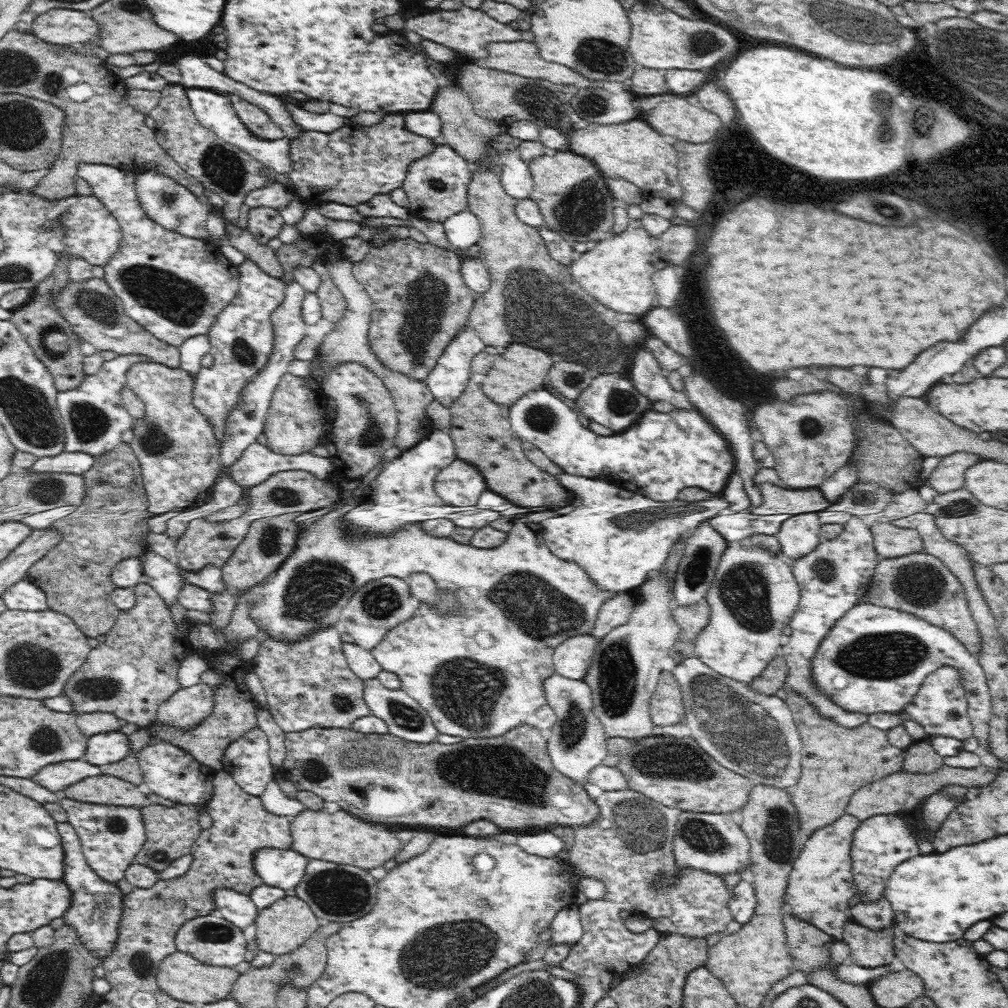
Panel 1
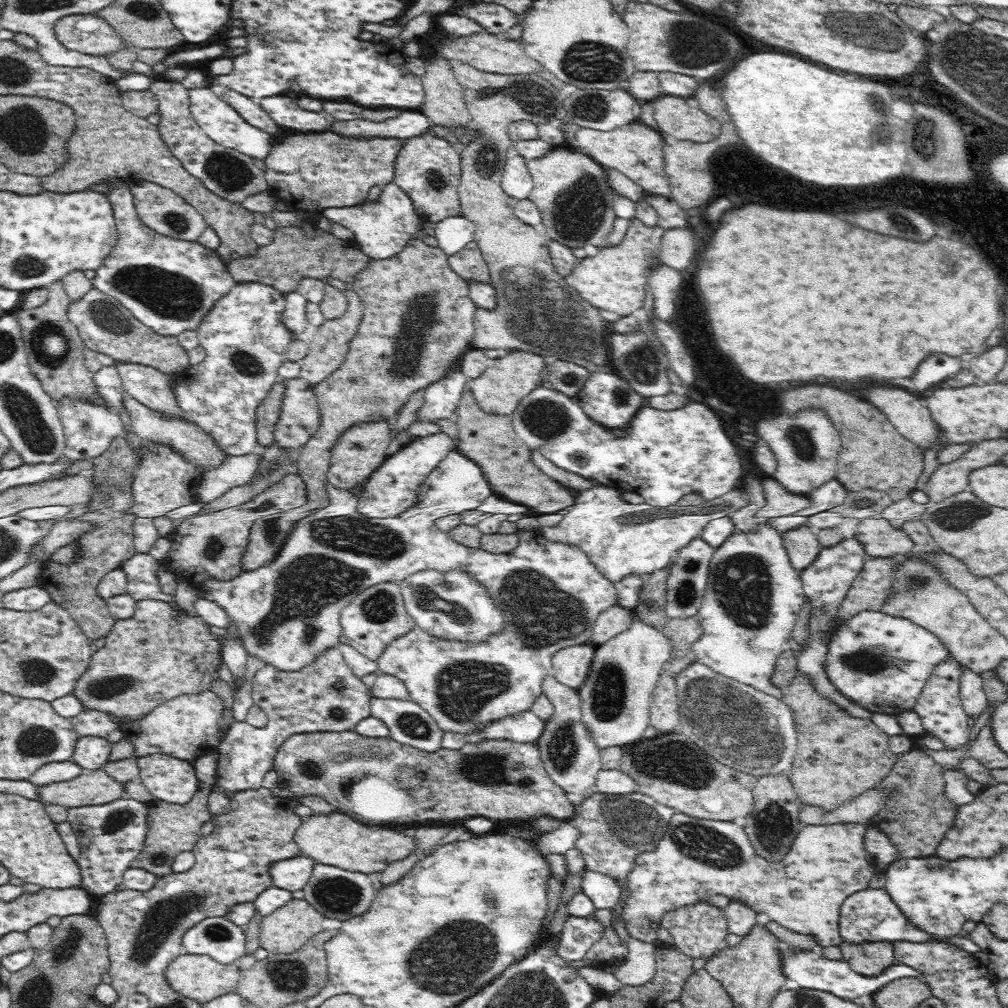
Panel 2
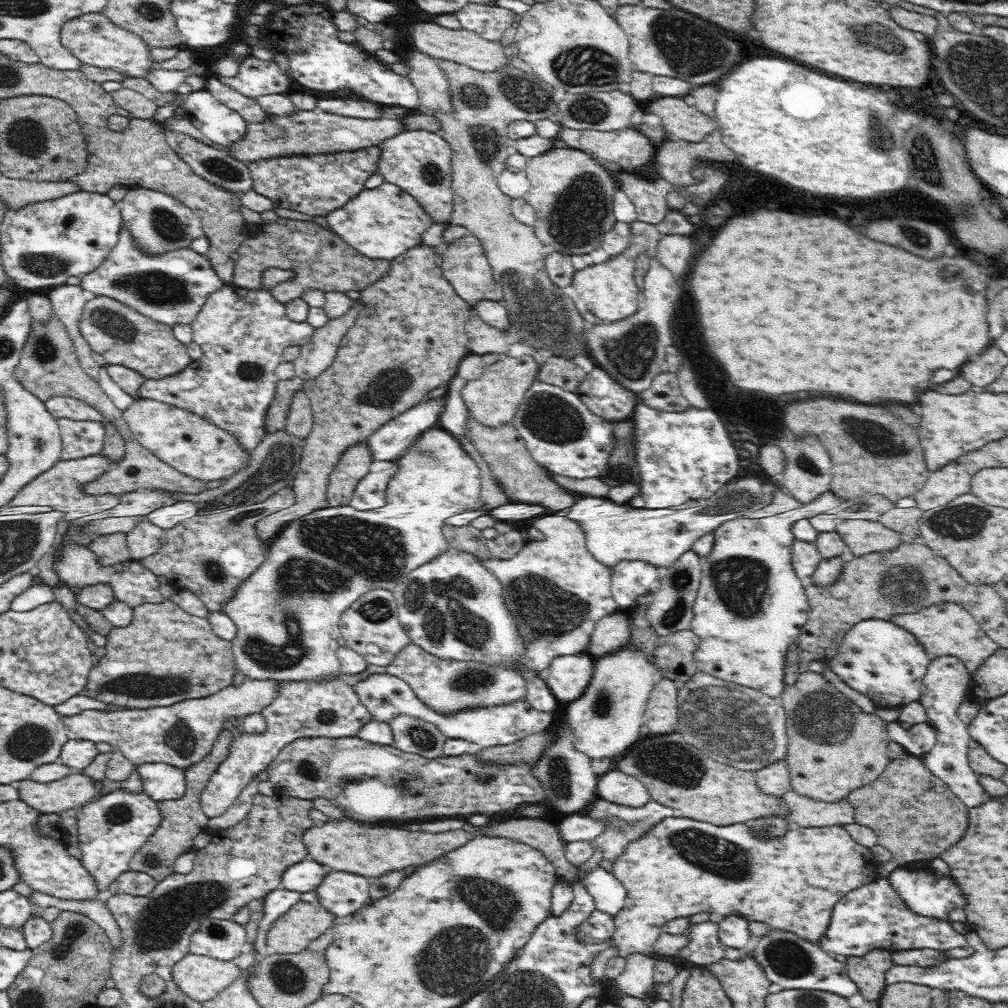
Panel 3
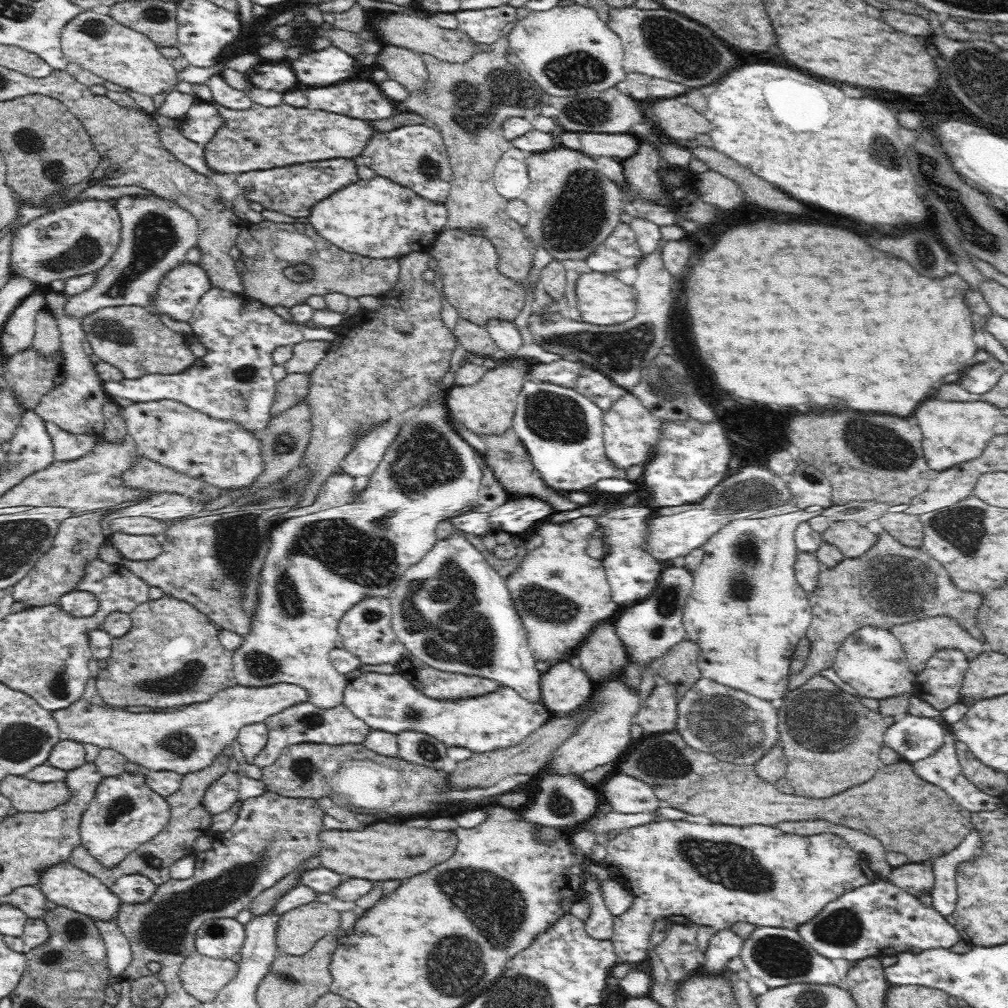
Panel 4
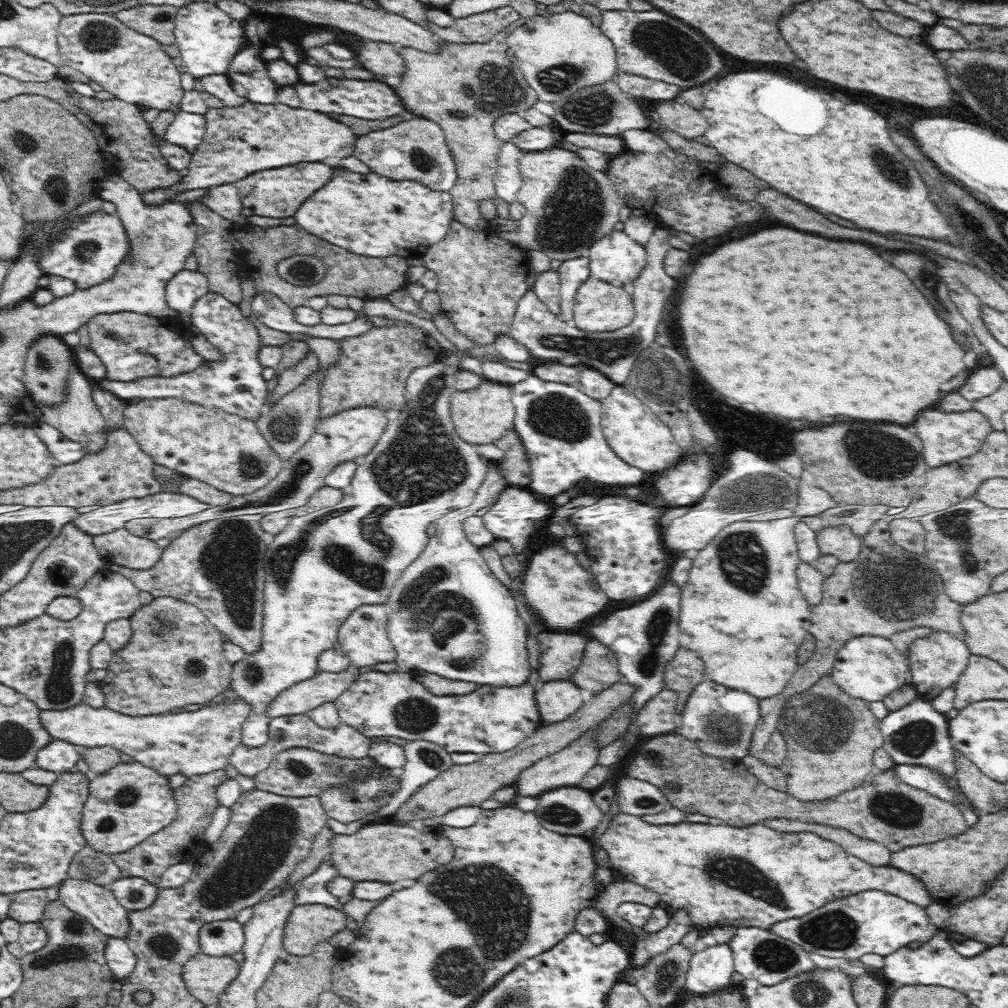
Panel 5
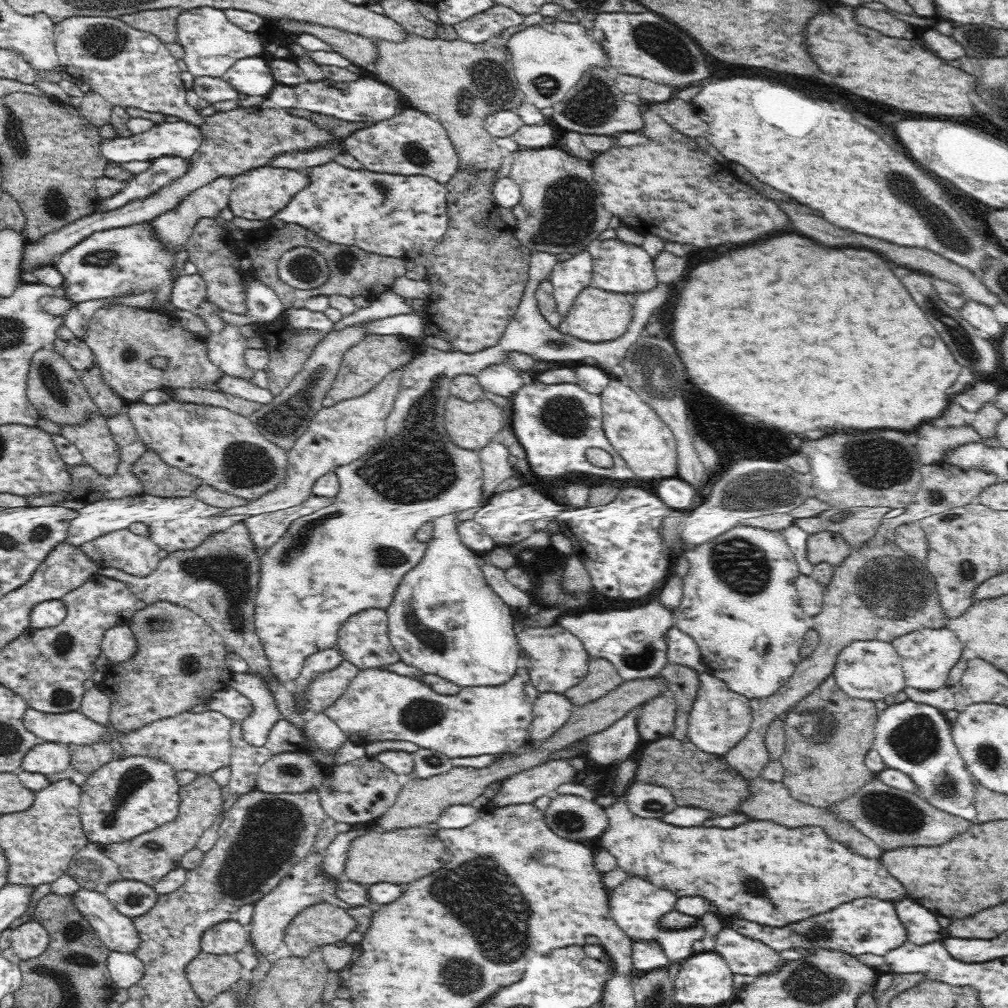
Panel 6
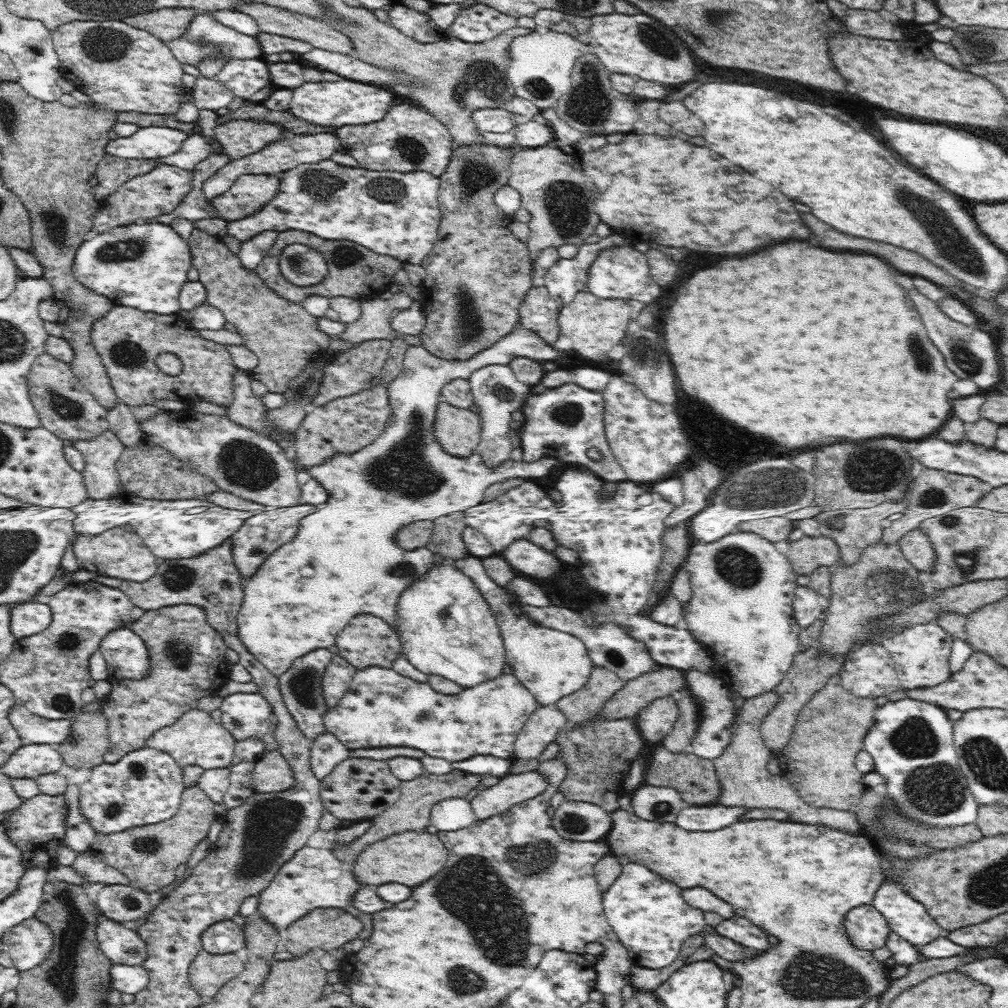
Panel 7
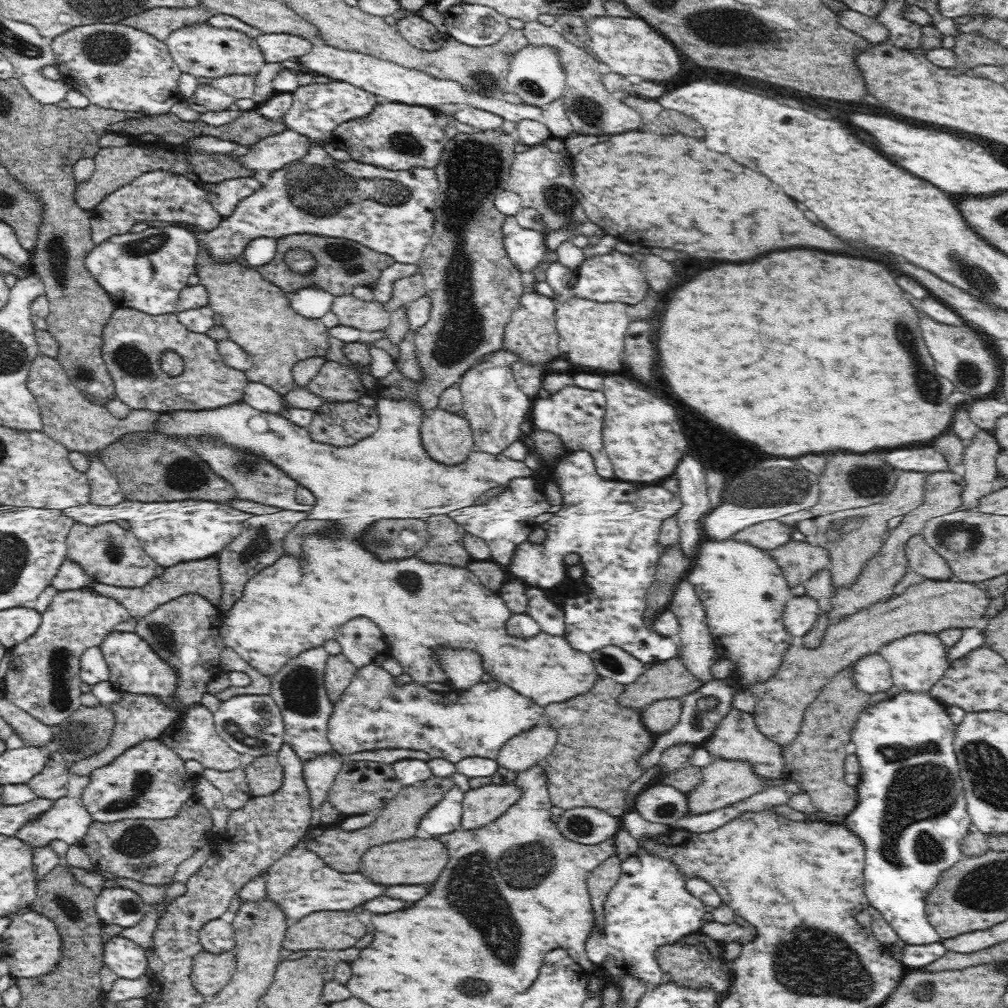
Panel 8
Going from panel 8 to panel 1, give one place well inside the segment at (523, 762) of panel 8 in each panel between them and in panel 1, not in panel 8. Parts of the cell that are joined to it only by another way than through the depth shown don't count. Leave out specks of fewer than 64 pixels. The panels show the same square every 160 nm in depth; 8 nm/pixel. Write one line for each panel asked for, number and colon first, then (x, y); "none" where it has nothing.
1: (571, 659)
2: (570, 666)
3: (568, 678)
4: (565, 687)
5: (557, 700)
6: (551, 711)
7: (541, 729)

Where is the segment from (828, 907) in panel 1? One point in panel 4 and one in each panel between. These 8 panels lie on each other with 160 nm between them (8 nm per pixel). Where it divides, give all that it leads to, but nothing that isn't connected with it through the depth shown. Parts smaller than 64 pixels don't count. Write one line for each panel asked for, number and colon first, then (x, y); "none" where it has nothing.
2: (695, 858)
3: (681, 867)
4: (715, 875)

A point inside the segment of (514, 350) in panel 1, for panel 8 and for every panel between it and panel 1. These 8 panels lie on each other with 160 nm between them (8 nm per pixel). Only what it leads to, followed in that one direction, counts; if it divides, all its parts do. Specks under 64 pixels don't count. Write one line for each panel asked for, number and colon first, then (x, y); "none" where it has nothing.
2: (499, 389)
3: (492, 400)
4: (486, 408)
5: (482, 415)
6: (473, 425)
7: (458, 430)
8: (447, 437)

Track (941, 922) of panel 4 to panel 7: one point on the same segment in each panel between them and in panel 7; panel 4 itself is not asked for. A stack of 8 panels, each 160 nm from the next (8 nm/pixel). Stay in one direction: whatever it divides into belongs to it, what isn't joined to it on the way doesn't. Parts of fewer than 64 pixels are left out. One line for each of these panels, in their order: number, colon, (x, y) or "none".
5: (875, 921)
6: (868, 924)
7: (866, 927)

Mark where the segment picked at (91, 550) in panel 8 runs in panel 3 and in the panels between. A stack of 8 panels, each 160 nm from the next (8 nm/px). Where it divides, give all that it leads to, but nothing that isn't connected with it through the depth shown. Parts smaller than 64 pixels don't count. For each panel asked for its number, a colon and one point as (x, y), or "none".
3: (143, 540)
4: (139, 547)
5: (121, 547)
6: (135, 554)
7: (117, 553)

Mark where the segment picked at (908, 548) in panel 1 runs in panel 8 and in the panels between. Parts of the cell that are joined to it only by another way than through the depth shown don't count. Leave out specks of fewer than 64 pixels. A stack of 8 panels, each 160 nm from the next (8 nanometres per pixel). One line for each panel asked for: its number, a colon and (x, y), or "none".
2: (880, 538)
3: (863, 537)
4: (853, 540)
5: (839, 541)
6: (824, 546)
7: (808, 553)
8: (798, 561)

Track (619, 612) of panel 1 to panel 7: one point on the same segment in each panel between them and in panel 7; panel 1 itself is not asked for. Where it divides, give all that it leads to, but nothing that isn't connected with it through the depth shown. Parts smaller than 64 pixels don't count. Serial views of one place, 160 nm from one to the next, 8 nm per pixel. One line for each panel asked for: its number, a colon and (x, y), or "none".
2: (616, 619)
3: (610, 633)
4: (602, 654)
5: (599, 670)
6: (602, 677)
7: (603, 684)

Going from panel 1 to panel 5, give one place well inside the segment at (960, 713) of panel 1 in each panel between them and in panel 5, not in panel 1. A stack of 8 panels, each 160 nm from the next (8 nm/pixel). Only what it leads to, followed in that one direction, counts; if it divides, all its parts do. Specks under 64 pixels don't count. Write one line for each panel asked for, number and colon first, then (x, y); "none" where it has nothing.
2: (939, 706)
3: (946, 683)
4: (940, 683)
5: (936, 662)

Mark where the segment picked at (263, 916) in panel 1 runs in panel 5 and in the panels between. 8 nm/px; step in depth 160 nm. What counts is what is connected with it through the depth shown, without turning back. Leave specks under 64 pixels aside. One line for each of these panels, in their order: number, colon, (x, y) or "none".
2: (287, 929)
3: (292, 932)
4: (298, 930)
5: (309, 923)

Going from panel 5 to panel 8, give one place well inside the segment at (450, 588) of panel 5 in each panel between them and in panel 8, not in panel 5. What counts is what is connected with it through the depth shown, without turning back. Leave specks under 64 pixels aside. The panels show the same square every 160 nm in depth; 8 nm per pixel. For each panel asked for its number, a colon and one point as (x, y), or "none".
6: (444, 619)
7: (445, 627)
8: (495, 407)

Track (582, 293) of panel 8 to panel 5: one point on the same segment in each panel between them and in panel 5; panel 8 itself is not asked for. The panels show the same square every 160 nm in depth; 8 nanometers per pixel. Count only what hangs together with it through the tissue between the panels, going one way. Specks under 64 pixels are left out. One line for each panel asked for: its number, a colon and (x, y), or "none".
5: (616, 258)
6: (618, 267)
7: (622, 272)

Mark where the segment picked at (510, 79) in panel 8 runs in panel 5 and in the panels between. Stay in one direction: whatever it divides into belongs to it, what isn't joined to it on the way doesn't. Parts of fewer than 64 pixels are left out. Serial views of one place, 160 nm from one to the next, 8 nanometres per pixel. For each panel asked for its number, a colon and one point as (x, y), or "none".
5: (561, 53)
6: (549, 58)
7: (541, 62)

